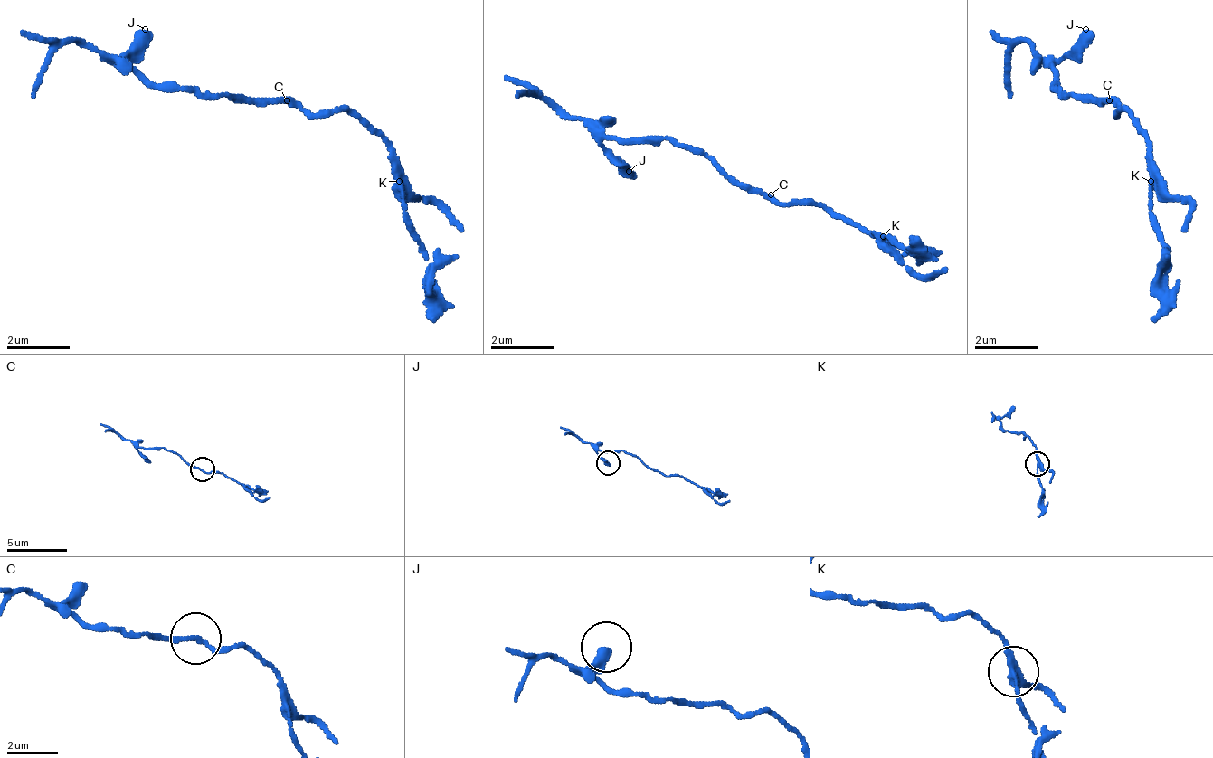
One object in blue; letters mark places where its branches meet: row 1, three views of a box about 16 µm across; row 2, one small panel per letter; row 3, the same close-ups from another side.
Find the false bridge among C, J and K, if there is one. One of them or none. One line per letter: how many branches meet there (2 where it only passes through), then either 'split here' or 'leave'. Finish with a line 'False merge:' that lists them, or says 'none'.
C: branches 2; leave
J: branches 1; leave
K: branches 3; split here
False merge: K

